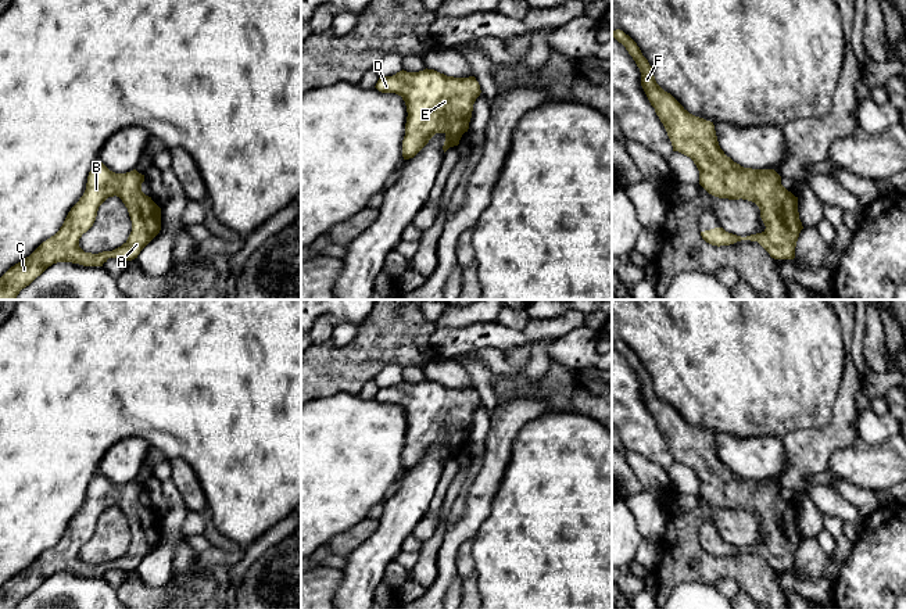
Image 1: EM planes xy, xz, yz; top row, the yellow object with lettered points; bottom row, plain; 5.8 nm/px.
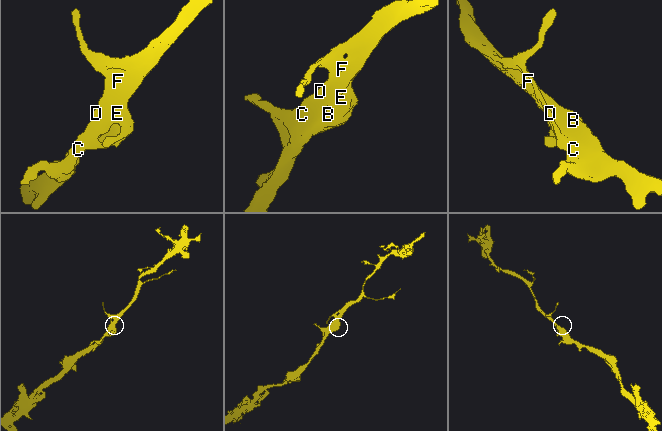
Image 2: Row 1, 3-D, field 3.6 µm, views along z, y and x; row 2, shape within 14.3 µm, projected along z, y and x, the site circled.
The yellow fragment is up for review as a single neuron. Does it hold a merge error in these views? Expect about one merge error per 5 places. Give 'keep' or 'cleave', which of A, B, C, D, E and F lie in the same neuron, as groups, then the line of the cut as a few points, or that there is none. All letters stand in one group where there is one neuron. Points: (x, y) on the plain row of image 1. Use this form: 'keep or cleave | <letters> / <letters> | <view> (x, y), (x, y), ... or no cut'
keep | A B C D E F | no cut

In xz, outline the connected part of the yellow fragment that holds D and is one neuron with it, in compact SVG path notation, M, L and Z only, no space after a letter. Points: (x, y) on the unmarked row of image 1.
M427 379L379 388L375 398L382 404L395 404L405 412L404 470L413 469L436 444L445 445L444 463L458 456L481 404L475 387L454 388Z

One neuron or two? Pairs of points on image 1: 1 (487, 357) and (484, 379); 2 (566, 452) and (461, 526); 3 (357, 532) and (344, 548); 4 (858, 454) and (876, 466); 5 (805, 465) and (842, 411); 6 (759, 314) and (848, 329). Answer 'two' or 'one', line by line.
1: two
2: two
3: one
4: one
5: one
6: two

